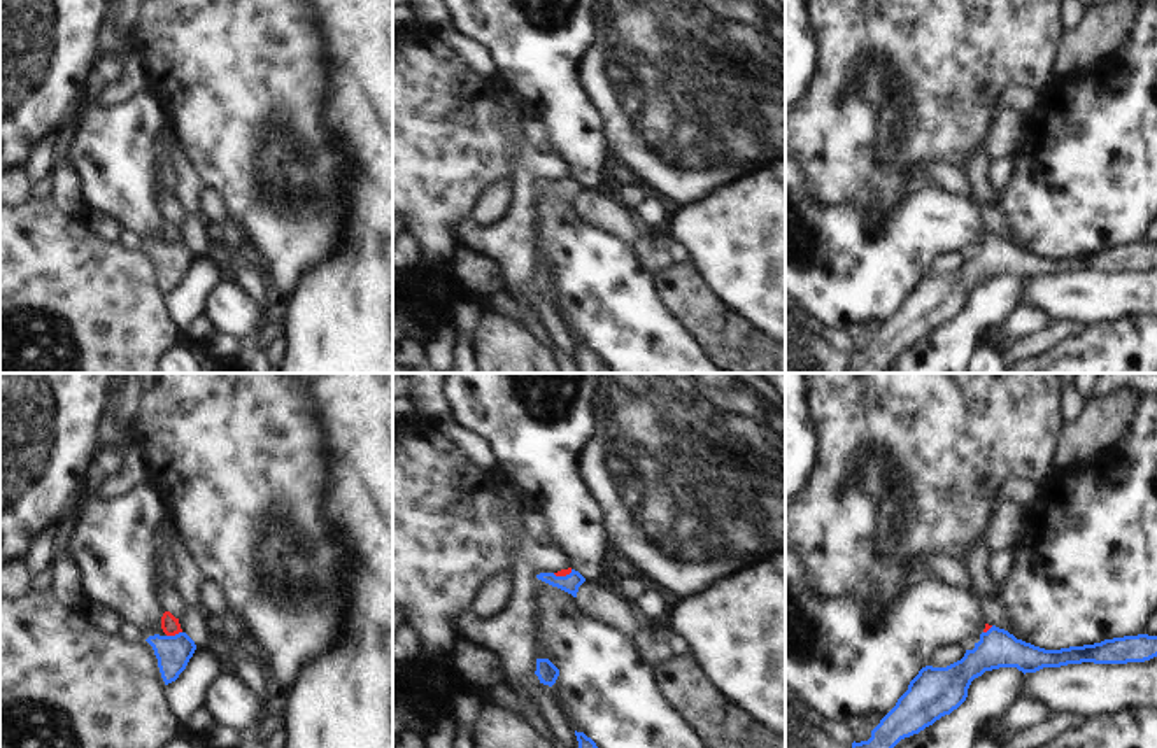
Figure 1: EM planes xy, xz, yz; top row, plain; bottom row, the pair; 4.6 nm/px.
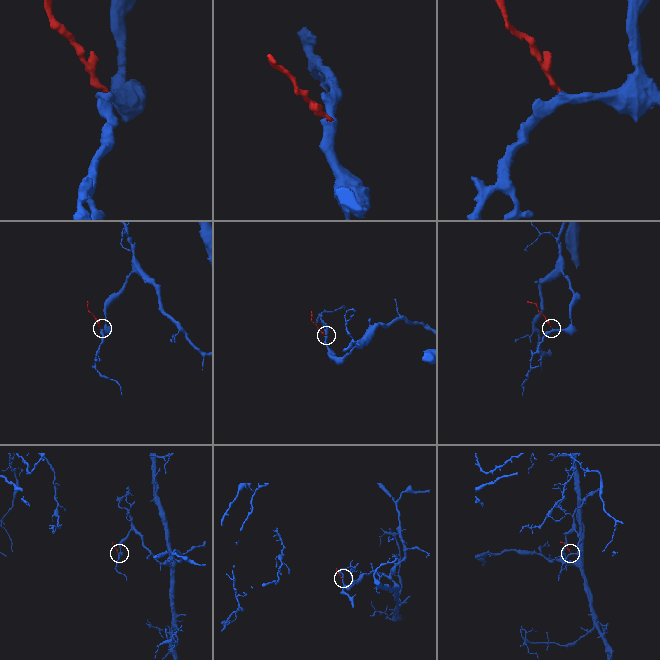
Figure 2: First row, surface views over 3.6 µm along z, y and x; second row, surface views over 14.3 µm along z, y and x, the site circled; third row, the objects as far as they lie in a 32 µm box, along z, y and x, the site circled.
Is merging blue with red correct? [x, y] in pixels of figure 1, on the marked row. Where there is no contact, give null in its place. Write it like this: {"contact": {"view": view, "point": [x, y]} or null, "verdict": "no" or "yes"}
{"contact": {"view": "xy", "point": [176, 635]}, "verdict": "yes"}

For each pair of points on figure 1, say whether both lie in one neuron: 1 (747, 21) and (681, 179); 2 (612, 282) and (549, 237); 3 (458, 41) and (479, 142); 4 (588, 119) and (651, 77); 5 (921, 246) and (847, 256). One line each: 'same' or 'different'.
1: same
2: same
3: different
4: different
5: same

